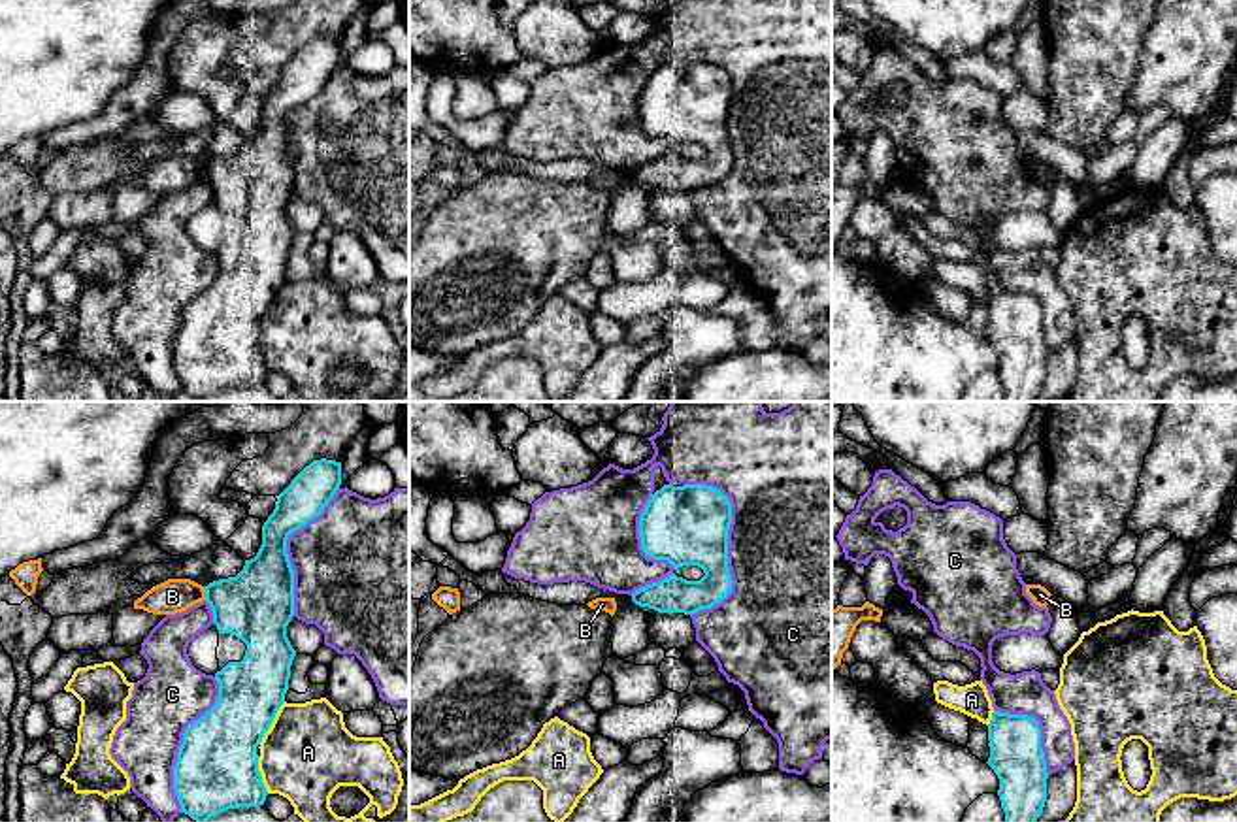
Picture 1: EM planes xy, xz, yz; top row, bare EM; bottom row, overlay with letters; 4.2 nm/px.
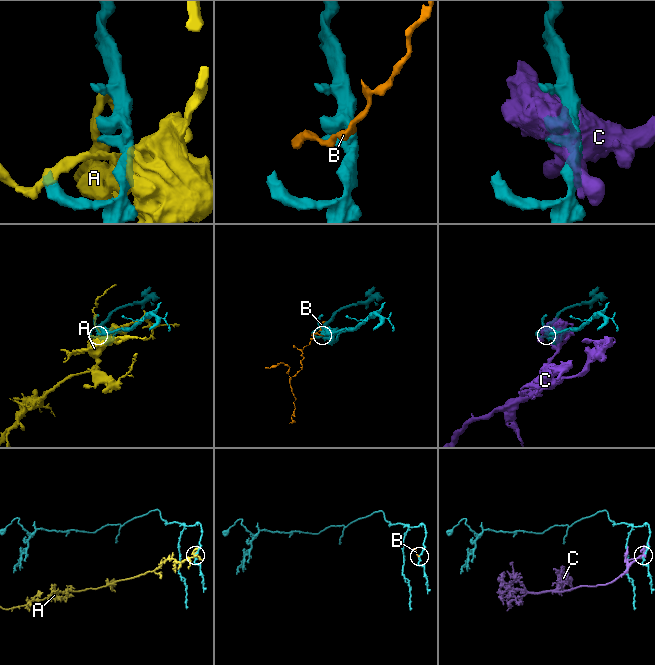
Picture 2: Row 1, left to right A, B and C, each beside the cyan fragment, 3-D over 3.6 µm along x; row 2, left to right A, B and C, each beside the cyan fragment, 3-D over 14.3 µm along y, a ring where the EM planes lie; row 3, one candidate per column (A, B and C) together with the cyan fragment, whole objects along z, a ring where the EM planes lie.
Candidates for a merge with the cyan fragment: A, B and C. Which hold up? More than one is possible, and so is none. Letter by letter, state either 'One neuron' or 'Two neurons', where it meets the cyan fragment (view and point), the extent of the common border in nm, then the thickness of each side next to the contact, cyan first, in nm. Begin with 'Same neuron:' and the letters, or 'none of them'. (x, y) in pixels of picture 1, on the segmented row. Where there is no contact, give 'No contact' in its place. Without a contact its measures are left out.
Same neuron: none of them
A: Two neurons. Touches cyan at xy (272, 721). Shared border 220 nm. Thickness 300 nm (cyan) against 400 nm
B: Two neurons. Touches cyan at xy (206, 592). Shared border 60 nm. Thickness 320 nm (cyan) against 150 nm
C: Two neurons. Touches cyan at xz (726, 555). Shared border 550 nm. Thickness 340 nm (cyan) against 500 nm

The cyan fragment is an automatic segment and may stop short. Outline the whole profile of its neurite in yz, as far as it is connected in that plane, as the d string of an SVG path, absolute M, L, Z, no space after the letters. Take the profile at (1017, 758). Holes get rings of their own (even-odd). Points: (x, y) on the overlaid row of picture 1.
M992 713L988 765L999 779L1005 822L1037 822L1047 801L1047 762L1033 716Z

